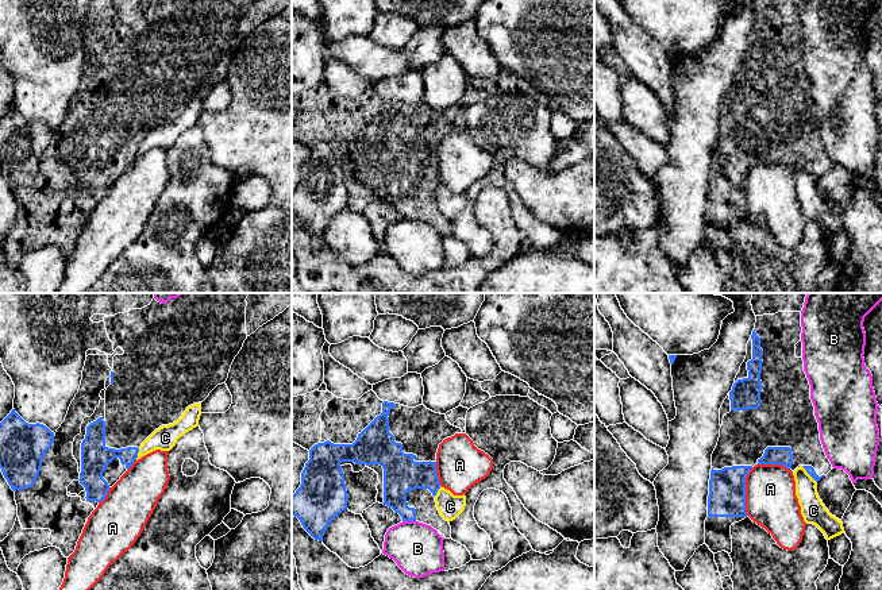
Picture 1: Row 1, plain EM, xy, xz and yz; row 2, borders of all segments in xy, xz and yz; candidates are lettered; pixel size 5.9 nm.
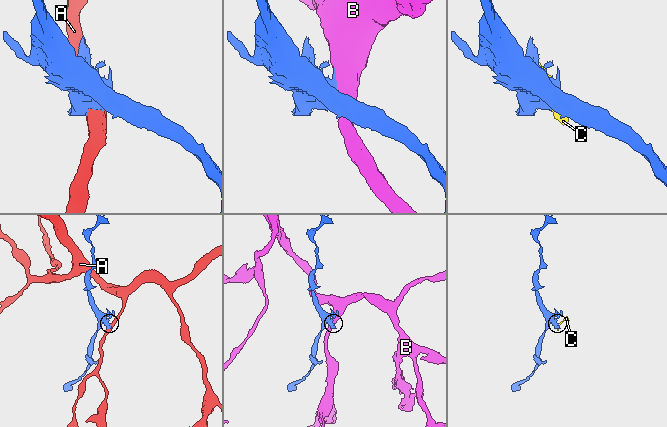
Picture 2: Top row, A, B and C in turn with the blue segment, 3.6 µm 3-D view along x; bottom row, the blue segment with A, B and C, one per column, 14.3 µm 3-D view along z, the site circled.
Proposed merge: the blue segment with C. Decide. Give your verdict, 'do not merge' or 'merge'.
do not merge

